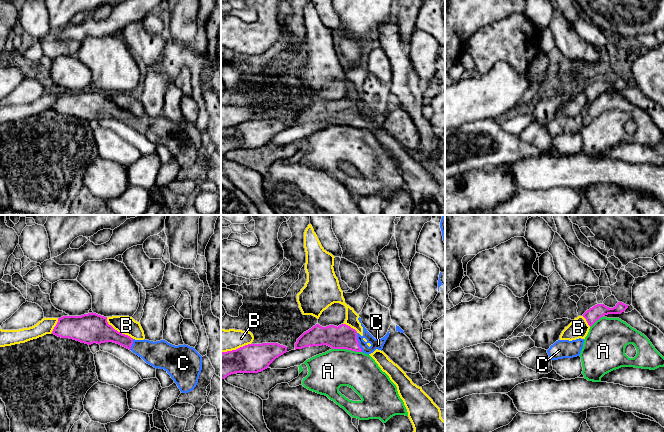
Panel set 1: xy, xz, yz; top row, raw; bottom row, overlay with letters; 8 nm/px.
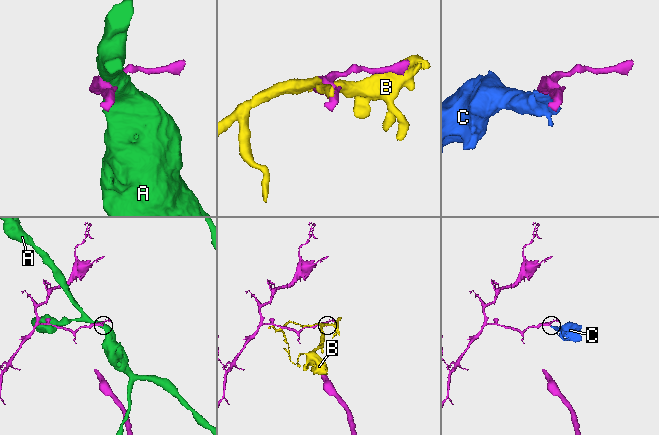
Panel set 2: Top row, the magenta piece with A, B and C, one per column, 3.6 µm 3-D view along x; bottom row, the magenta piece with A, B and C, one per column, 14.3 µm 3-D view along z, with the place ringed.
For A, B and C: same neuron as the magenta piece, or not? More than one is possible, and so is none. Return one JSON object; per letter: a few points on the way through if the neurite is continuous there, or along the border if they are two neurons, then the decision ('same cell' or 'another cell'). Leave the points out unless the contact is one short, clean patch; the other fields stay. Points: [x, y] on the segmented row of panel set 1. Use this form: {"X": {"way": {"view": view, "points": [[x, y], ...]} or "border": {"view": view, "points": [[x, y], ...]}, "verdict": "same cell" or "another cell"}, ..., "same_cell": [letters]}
{"A": {"verdict": "another cell"}, "B": {"verdict": "another cell"}, "C": {"way": {"view": "xz", "points": [[342, 337], [358, 342], [364, 348], [378, 344]]}, "verdict": "same cell"}, "same_cell": ["C"]}

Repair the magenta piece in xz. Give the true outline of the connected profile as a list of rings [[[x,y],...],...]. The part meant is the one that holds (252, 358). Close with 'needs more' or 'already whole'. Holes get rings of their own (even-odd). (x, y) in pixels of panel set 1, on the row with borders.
[[[278,343],[248,344],[221,353],[221,379],[235,373],[258,373],[269,367],[287,347]]]; already whole

